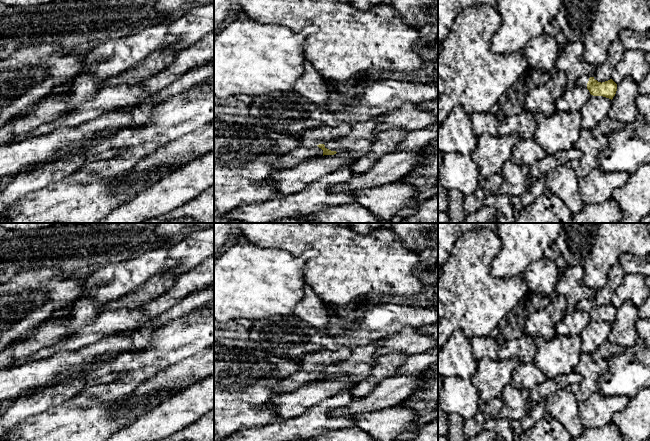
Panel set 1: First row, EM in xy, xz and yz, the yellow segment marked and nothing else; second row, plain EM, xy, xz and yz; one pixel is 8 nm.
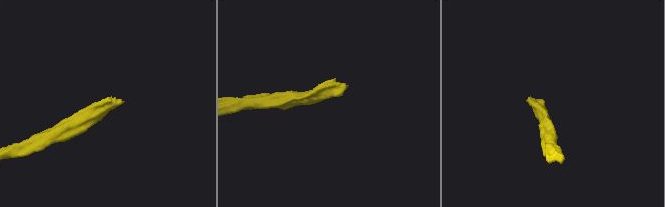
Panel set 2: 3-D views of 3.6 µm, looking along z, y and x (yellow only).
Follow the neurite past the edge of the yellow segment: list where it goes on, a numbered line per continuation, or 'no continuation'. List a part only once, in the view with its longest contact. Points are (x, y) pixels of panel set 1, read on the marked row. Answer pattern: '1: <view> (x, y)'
1: xz (358, 141)

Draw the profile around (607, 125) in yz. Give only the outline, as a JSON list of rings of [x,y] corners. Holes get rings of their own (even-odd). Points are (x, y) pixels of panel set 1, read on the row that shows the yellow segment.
[[[610,114],[603,118],[591,132],[595,136],[609,136],[614,131],[620,130],[625,126],[622,122],[615,120]]]

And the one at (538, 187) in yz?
[[[544,177],[529,184],[527,191],[521,196],[524,206],[533,203],[546,190],[547,187]]]

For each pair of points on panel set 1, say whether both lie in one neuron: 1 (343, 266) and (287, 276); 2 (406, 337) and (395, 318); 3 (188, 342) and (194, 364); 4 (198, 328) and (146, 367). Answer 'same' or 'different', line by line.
1: different
2: different
3: different
4: same

